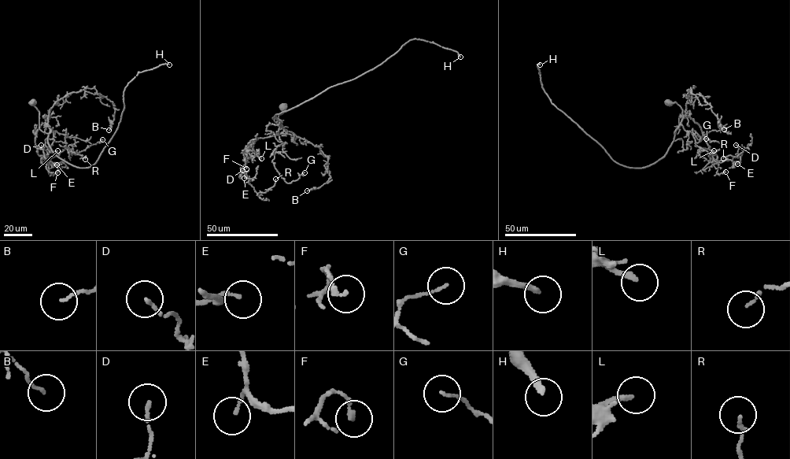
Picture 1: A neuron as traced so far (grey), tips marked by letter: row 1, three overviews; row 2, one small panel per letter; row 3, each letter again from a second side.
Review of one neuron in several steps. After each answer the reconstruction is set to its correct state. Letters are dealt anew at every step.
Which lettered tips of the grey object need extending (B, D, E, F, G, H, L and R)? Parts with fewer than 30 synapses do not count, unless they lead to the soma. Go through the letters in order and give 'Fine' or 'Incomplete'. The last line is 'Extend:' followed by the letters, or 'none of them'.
B: Fine
D: Fine
E: Fine
F: Fine
G: Fine
H: Incomplete
L: Fine
R: Fine
Extend: H

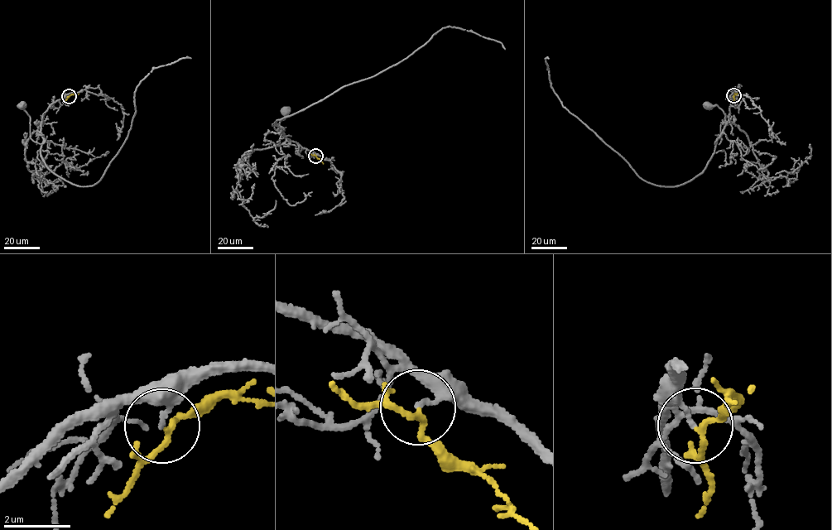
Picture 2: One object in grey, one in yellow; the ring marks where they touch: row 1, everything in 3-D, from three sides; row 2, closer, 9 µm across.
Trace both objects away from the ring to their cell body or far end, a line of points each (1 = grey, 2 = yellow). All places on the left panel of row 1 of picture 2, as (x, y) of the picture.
1: (69, 95), (56, 100), (44, 113), (41, 143), (31, 138), (30, 118), (22, 105)
2: (69, 96), (79, 93)

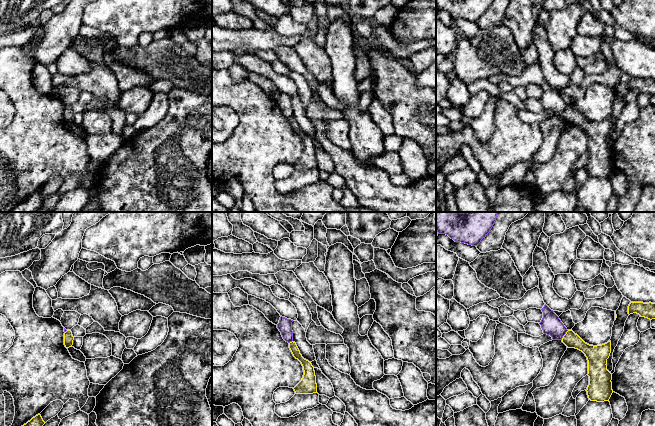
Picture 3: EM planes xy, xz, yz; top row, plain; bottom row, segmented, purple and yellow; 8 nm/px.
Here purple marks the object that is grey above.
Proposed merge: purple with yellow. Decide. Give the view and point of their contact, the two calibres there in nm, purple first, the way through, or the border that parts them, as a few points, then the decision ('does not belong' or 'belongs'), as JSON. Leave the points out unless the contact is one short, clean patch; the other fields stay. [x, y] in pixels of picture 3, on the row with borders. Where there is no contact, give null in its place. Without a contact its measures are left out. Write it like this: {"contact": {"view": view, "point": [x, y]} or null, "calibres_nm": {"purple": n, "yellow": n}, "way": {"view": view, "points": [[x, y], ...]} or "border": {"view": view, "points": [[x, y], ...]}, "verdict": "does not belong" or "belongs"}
{"contact": {"view": "yz", "point": [564, 334]}, "calibres_nm": {"purple": 160, "yellow": 120}, "border": {"view": "yz", "points": [[568, 330], [561, 339]]}, "verdict": "does not belong"}

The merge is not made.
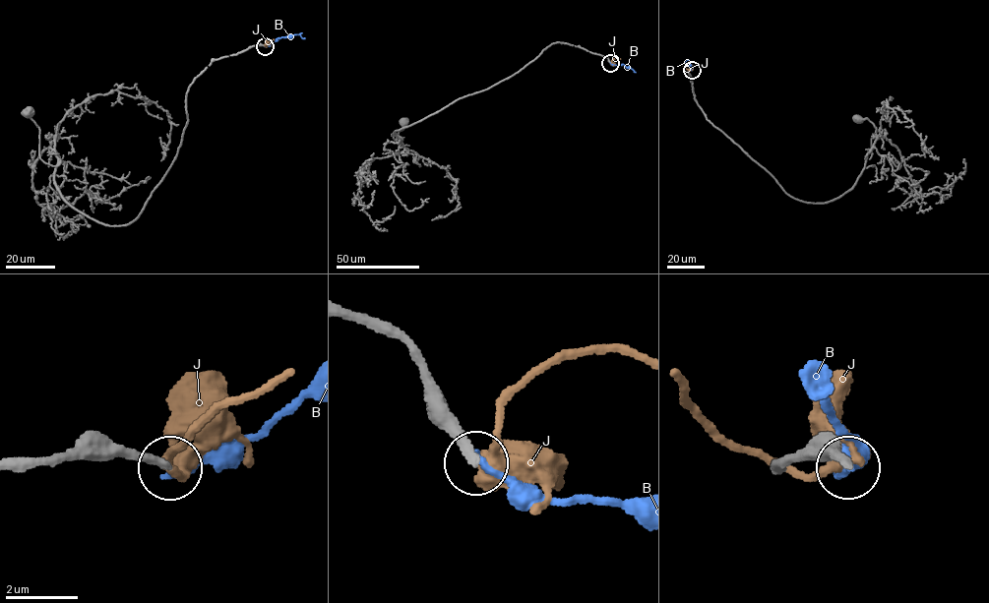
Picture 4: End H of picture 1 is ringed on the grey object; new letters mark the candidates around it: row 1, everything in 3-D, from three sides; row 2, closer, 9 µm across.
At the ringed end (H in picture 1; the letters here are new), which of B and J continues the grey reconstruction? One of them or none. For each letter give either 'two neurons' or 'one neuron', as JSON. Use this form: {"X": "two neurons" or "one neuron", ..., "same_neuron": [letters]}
{"B": "two neurons", "J": "two neurons", "same_neuron": []}

